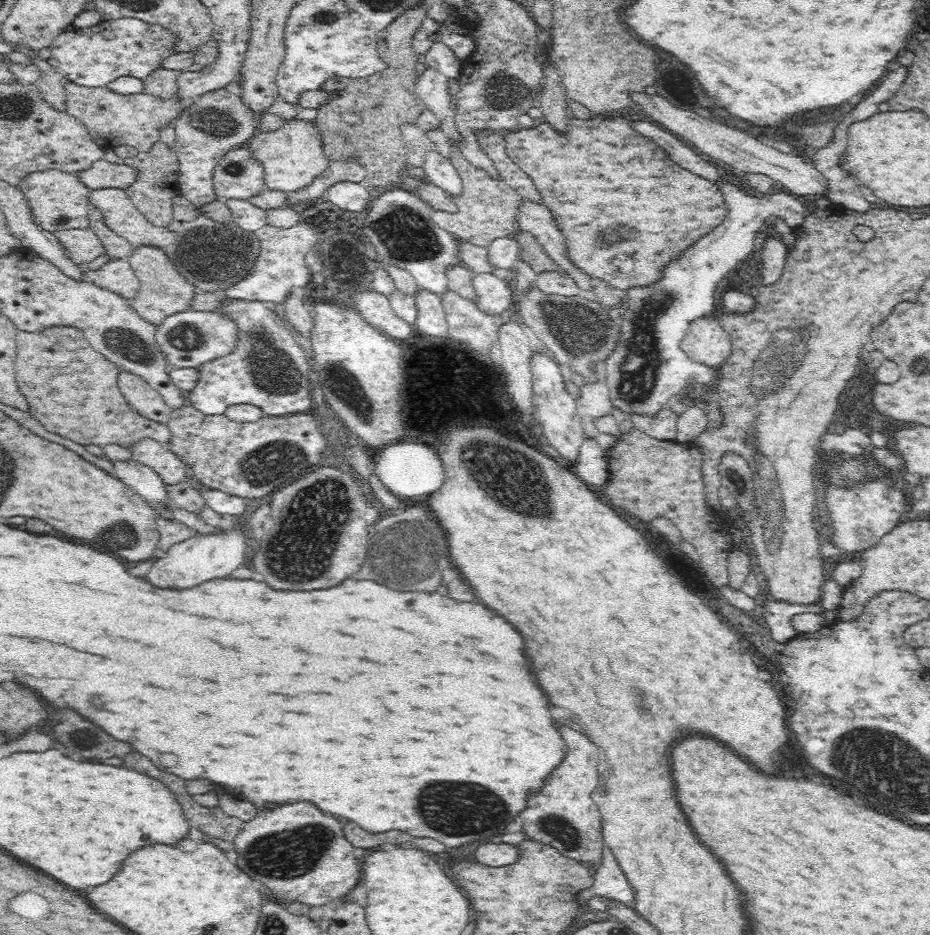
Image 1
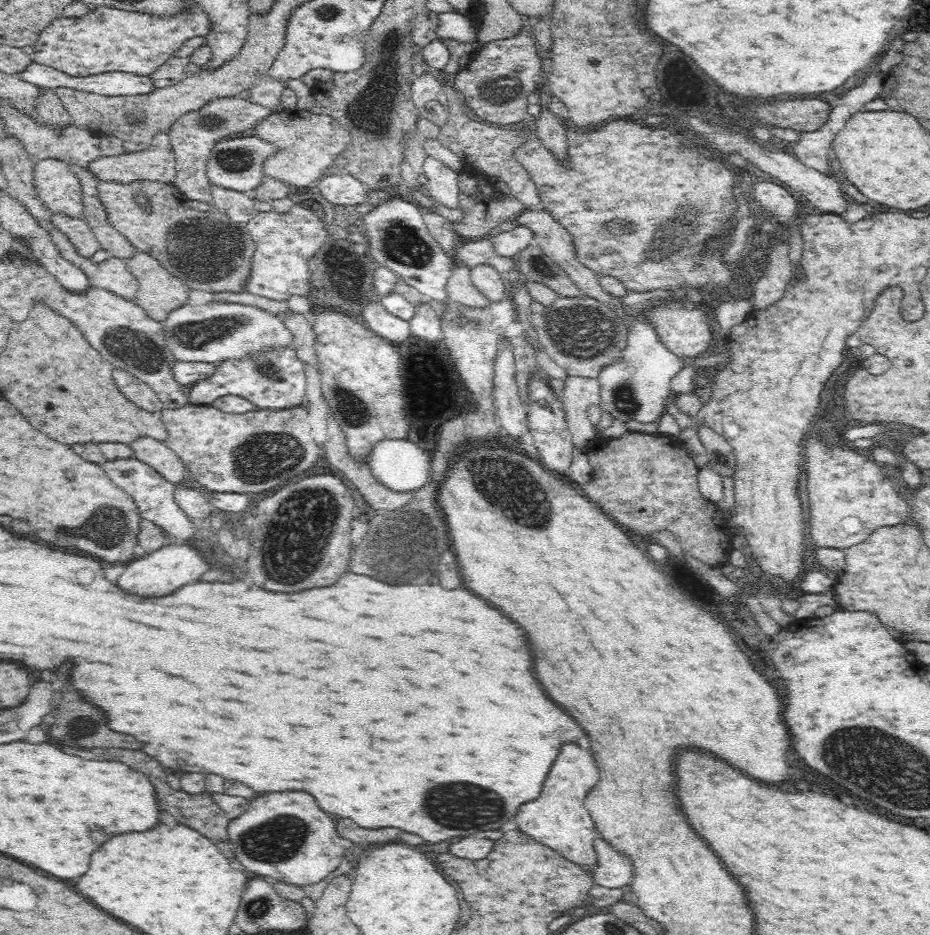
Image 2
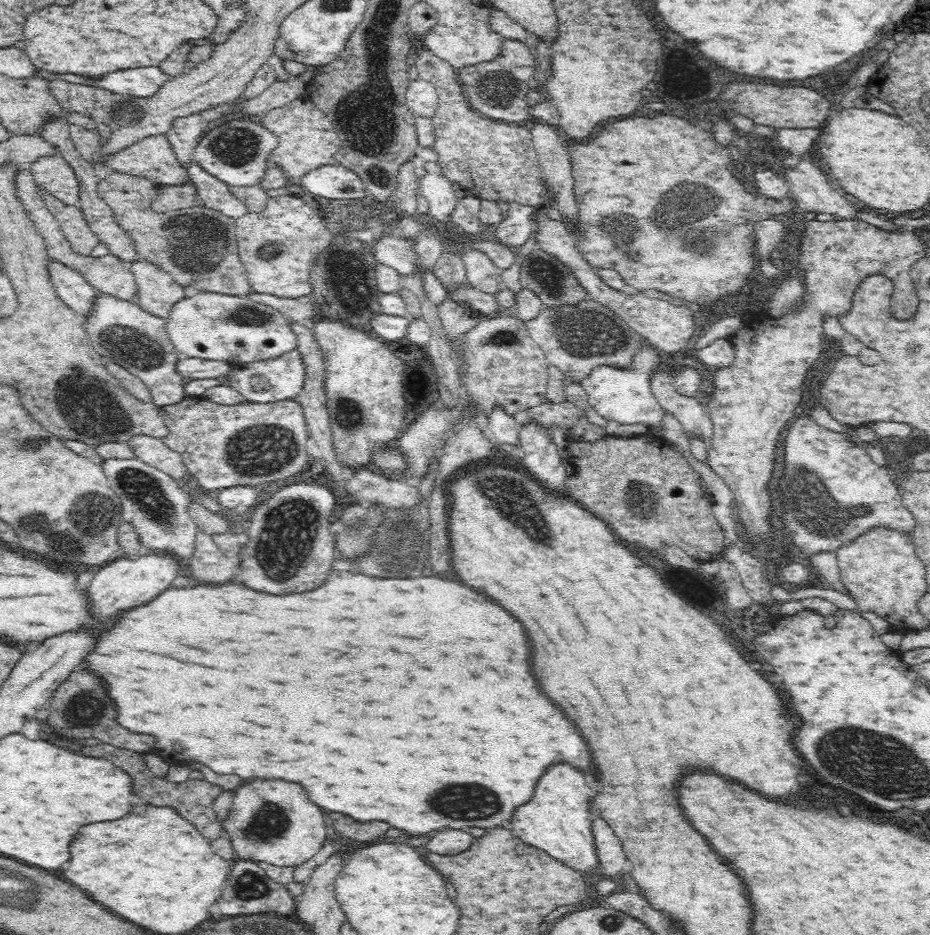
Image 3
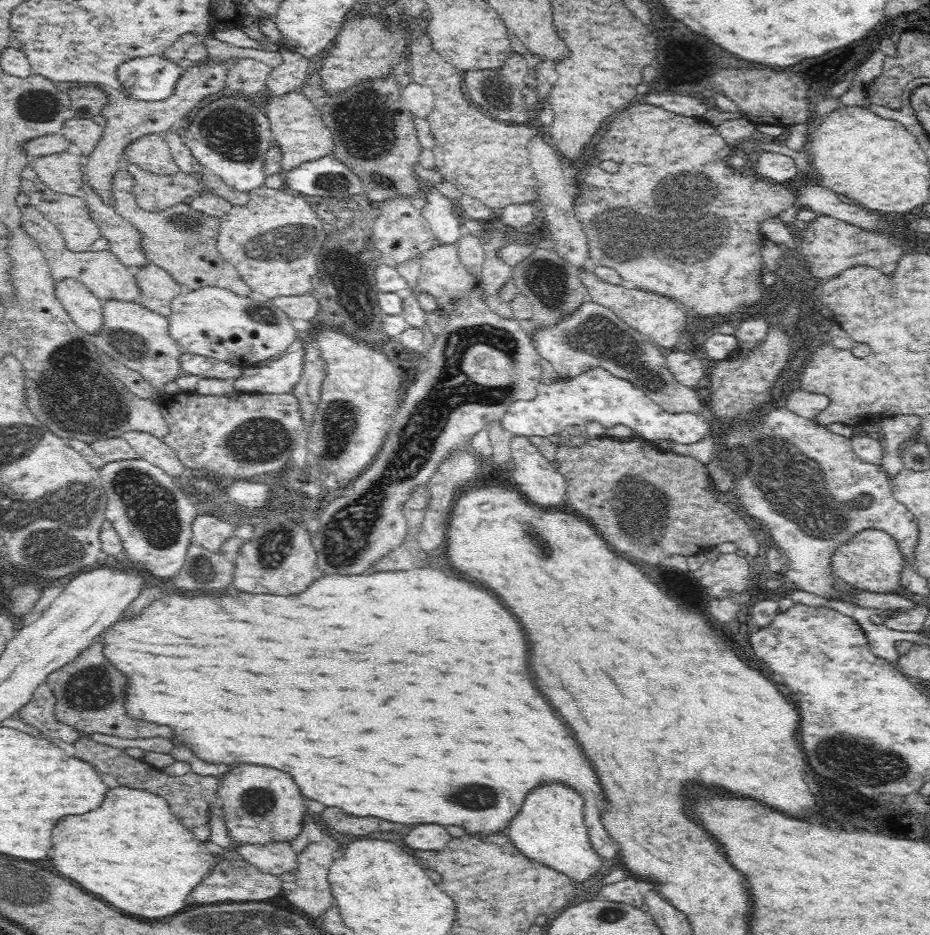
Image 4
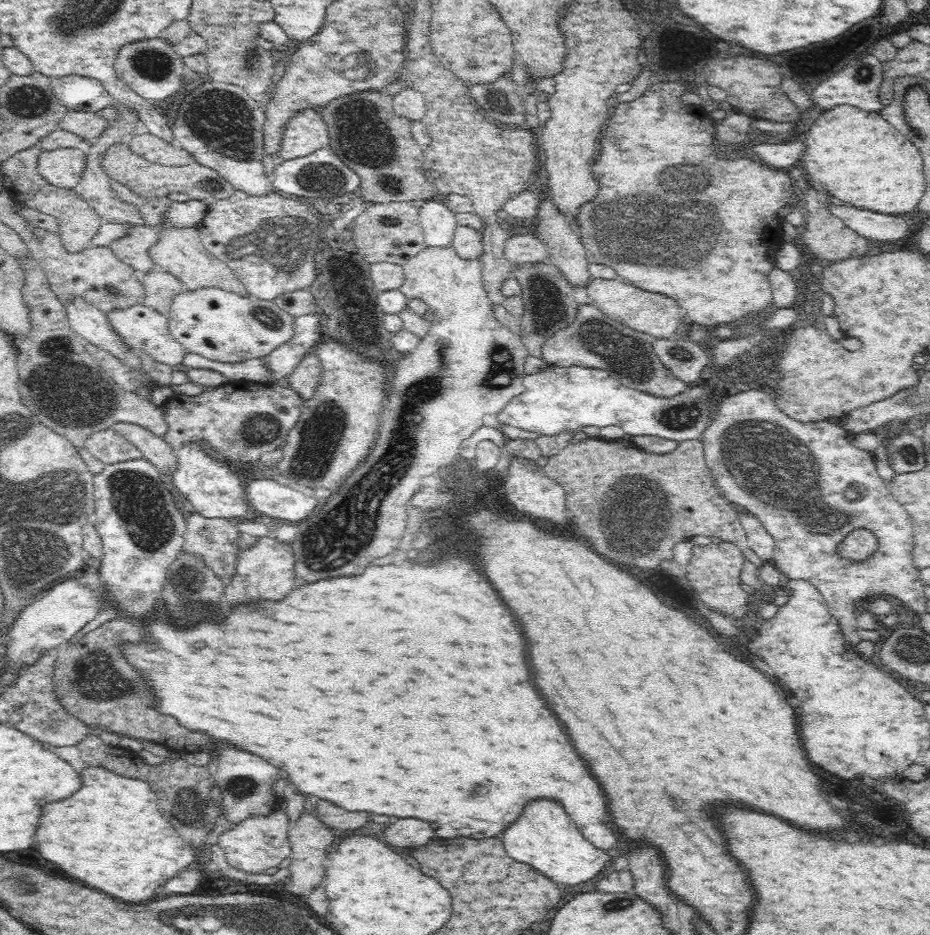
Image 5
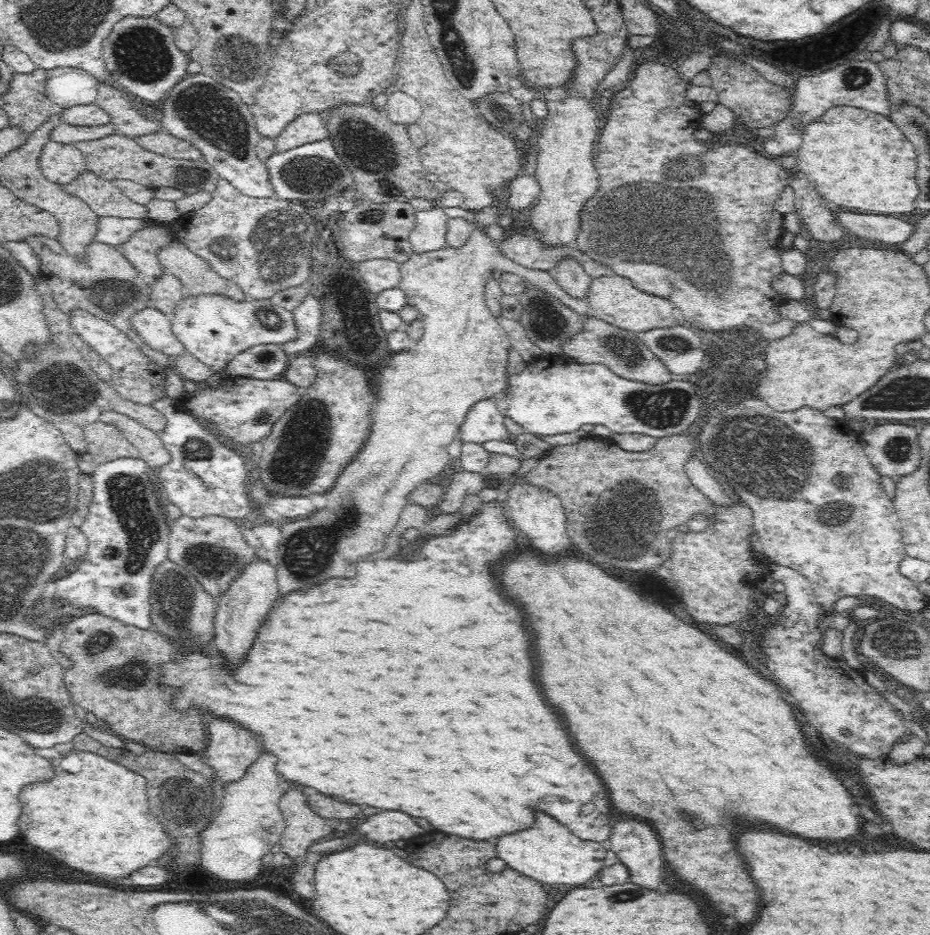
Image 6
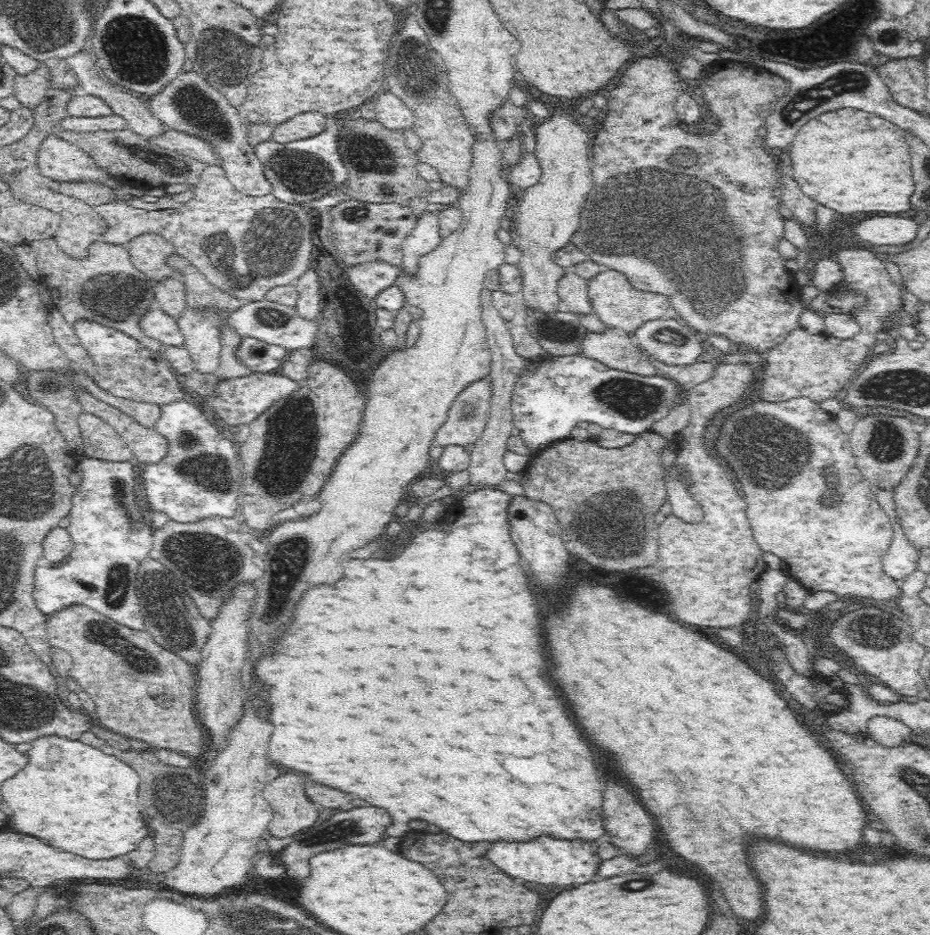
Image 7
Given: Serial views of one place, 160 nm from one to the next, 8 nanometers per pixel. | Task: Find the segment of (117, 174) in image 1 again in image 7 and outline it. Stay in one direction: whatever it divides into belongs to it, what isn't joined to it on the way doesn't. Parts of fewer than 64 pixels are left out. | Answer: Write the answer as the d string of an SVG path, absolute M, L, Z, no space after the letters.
M170 129L163 136L151 141L162 149L192 157L194 160L206 165L220 167L220 164L222 164L222 159L218 157L215 147L210 142L198 136L188 134L186 131Z

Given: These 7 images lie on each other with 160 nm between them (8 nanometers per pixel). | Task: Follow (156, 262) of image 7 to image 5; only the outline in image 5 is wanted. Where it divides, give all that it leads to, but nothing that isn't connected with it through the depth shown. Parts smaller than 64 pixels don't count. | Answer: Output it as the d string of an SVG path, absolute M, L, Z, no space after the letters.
M128 225L128 228L130 234L112 242L109 247L122 262L128 263L140 275L157 269L149 255L149 247L160 240L160 231L146 225Z

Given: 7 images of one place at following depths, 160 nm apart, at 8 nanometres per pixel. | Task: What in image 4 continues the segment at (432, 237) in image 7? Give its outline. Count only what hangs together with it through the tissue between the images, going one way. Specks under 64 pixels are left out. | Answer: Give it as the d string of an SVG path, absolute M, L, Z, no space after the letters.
M424 184L427 192L426 204L420 211L424 219L430 224L432 234L439 244L453 244L463 233L464 218L458 216L454 208L454 201L442 194L433 184Z

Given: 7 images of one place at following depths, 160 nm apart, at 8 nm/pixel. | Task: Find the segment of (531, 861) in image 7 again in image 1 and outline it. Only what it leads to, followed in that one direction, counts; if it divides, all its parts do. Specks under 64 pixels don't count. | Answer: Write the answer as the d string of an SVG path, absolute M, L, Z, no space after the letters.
M562 728L564 742L568 752L562 764L548 776L548 782L540 790L542 794L534 794L528 798L526 812L520 814L524 822L524 834L532 839L557 848L564 856L577 861L593 860L601 856L602 833L600 832L601 818L596 805L590 800L590 792L596 788L596 764L598 750L596 746L582 734Z

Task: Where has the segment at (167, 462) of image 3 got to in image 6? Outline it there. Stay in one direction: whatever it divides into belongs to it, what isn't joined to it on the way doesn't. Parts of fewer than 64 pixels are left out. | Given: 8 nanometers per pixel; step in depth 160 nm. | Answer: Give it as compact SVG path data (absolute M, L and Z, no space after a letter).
M102 410L99 420L123 431L123 435L139 450L142 458L151 469L155 469L167 463L171 454L158 437L158 434L147 429L137 420L114 412L114 410Z

